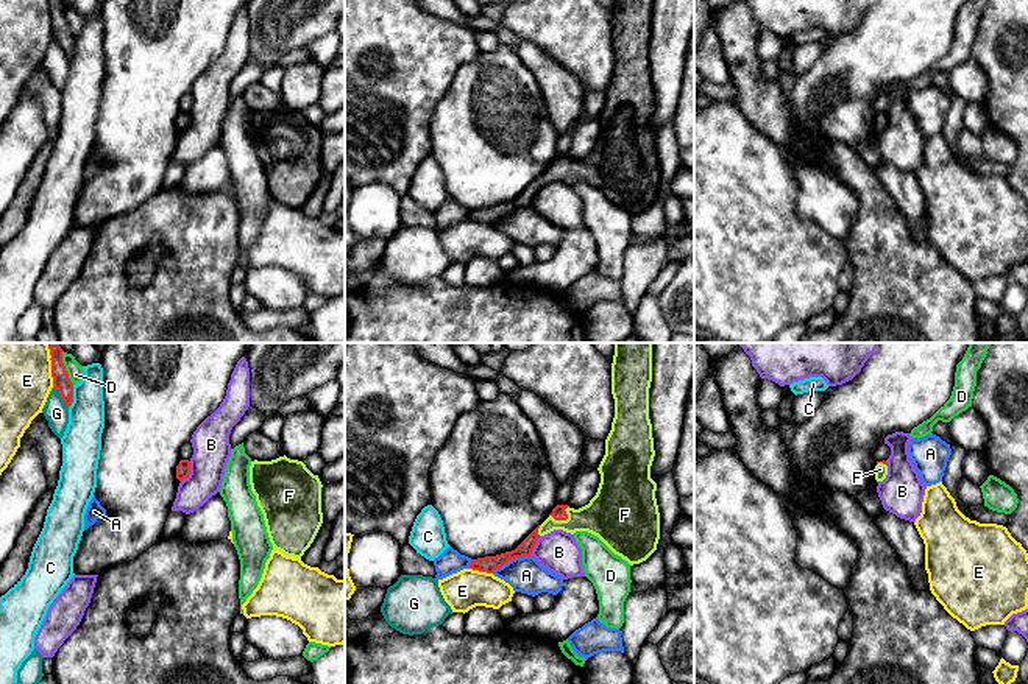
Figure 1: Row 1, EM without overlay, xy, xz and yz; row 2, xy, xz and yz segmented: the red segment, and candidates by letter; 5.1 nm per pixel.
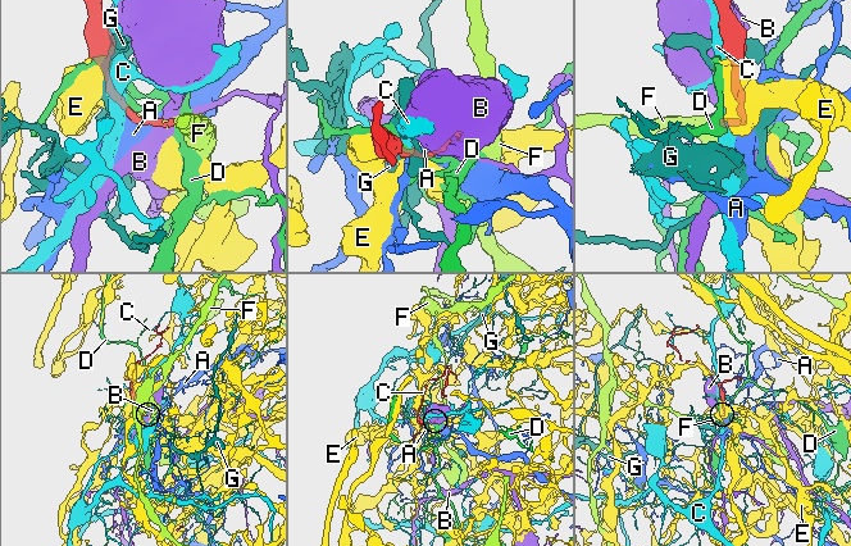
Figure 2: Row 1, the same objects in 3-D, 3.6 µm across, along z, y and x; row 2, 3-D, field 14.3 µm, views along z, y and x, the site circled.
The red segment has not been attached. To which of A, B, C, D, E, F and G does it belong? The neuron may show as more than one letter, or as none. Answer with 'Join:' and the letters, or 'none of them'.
Join: F

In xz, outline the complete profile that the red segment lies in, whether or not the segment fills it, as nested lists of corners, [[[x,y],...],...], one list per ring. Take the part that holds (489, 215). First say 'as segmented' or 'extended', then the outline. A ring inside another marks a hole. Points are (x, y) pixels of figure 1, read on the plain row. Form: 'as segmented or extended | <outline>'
extended | [[[615,0],[611,45],[615,69],[597,118],[601,134],[588,156],[574,160],[557,156],[515,201],[473,210],[470,220],[495,224],[515,209],[530,207],[537,192],[563,181],[597,187],[630,217],[646,212],[660,190],[657,134],[650,129],[655,108],[649,70],[652,0]]]

